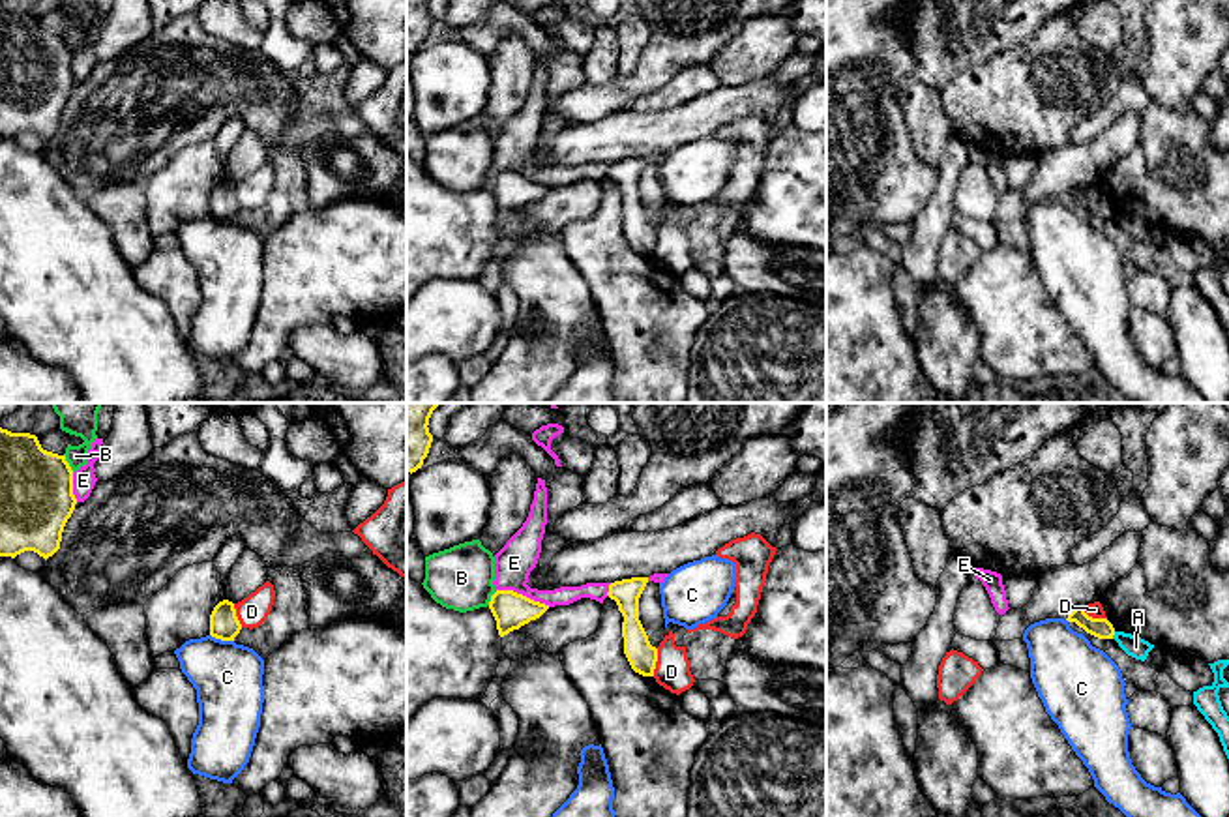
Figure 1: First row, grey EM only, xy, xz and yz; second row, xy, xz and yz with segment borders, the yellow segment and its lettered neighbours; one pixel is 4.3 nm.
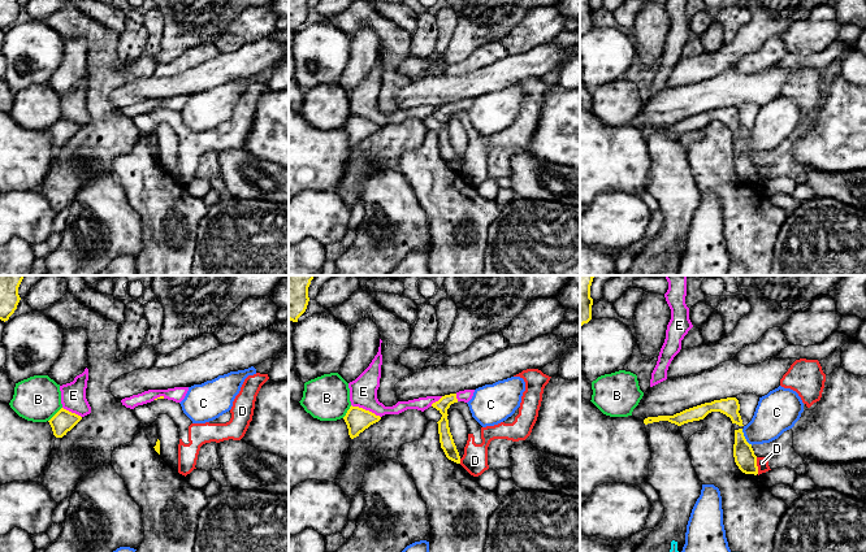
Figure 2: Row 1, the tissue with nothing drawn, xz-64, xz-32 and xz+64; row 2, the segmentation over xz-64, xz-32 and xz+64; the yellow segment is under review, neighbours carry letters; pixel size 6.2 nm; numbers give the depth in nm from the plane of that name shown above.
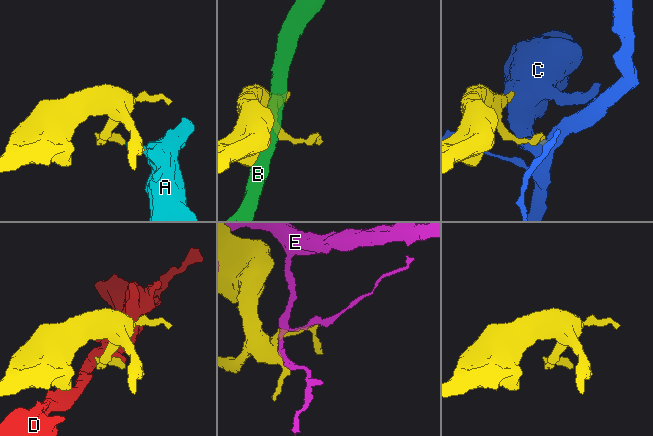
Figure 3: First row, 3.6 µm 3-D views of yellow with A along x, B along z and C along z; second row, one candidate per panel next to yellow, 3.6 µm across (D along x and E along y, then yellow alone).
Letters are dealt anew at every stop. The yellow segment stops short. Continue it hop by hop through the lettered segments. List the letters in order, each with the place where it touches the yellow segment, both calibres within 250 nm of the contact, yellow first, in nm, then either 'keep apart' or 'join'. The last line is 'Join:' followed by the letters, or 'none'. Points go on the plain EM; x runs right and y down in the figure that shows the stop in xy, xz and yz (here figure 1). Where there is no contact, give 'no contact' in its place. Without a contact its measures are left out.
A: yz (1113, 214) | 90/90 nm | keep apart
B: xy (68, 44) | 320/90 nm | keep apart
C: xy (222, 220) | 130/300 nm | keep apart
D: xz (656, 240) | 120/150 nm | keep apart
E: xz (521, 175) | 160/160 nm | join
Join: E

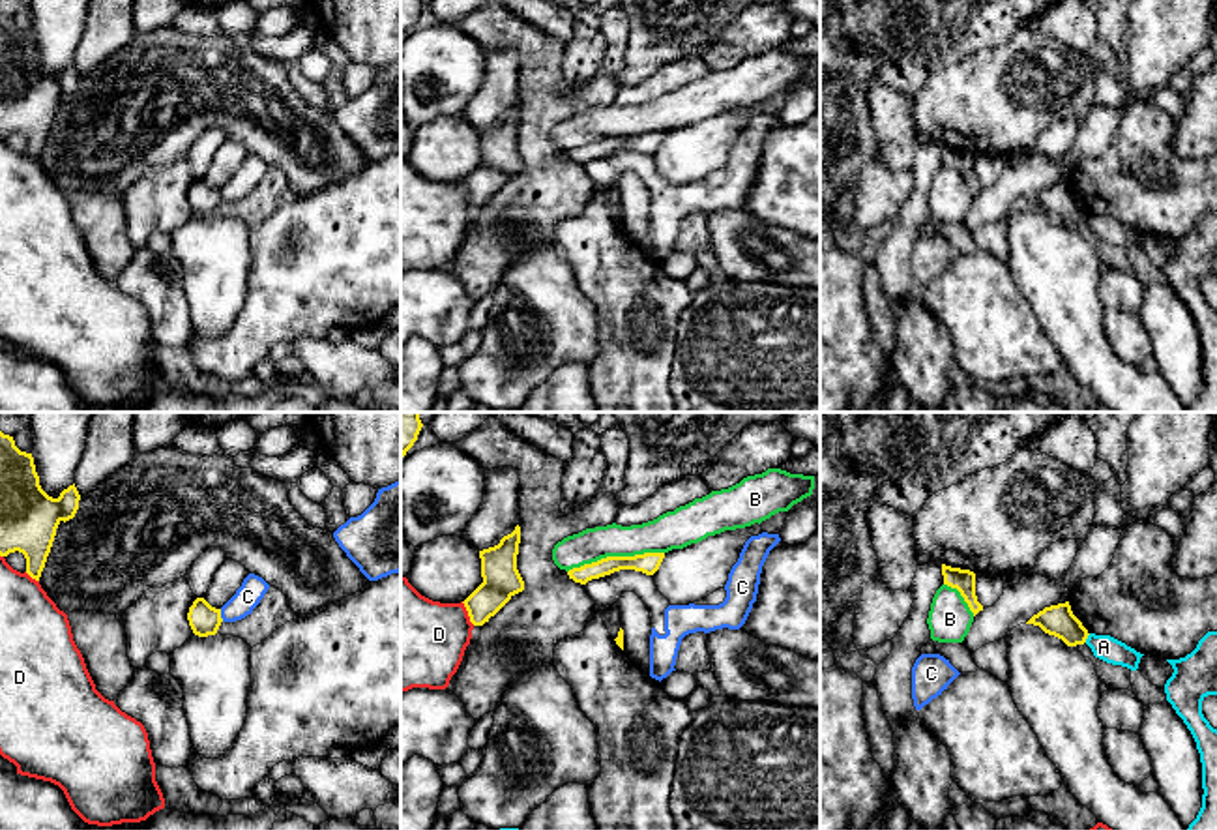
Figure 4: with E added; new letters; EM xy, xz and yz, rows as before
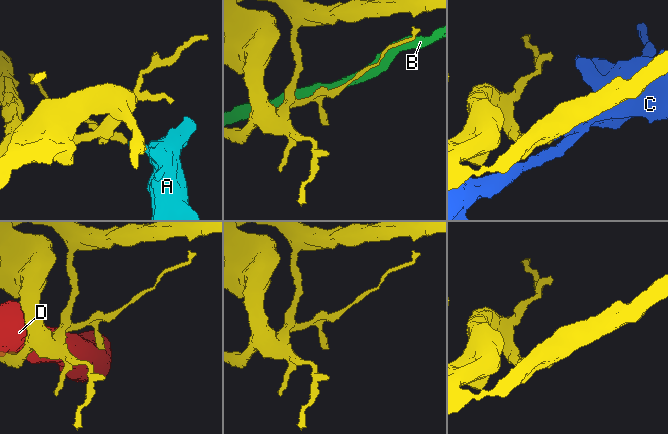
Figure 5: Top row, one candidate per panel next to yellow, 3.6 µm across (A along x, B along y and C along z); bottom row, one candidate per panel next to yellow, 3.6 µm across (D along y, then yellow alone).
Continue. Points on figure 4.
A: yz (1086, 218) | 140/110 nm | keep apart
B: xz (615, 137) | 90/150 nm | keep apart
C: xy (219, 195) | 130/110 nm | keep apart
D: xz (469, 193) | 160/380 nm | keep apart
Join: none

